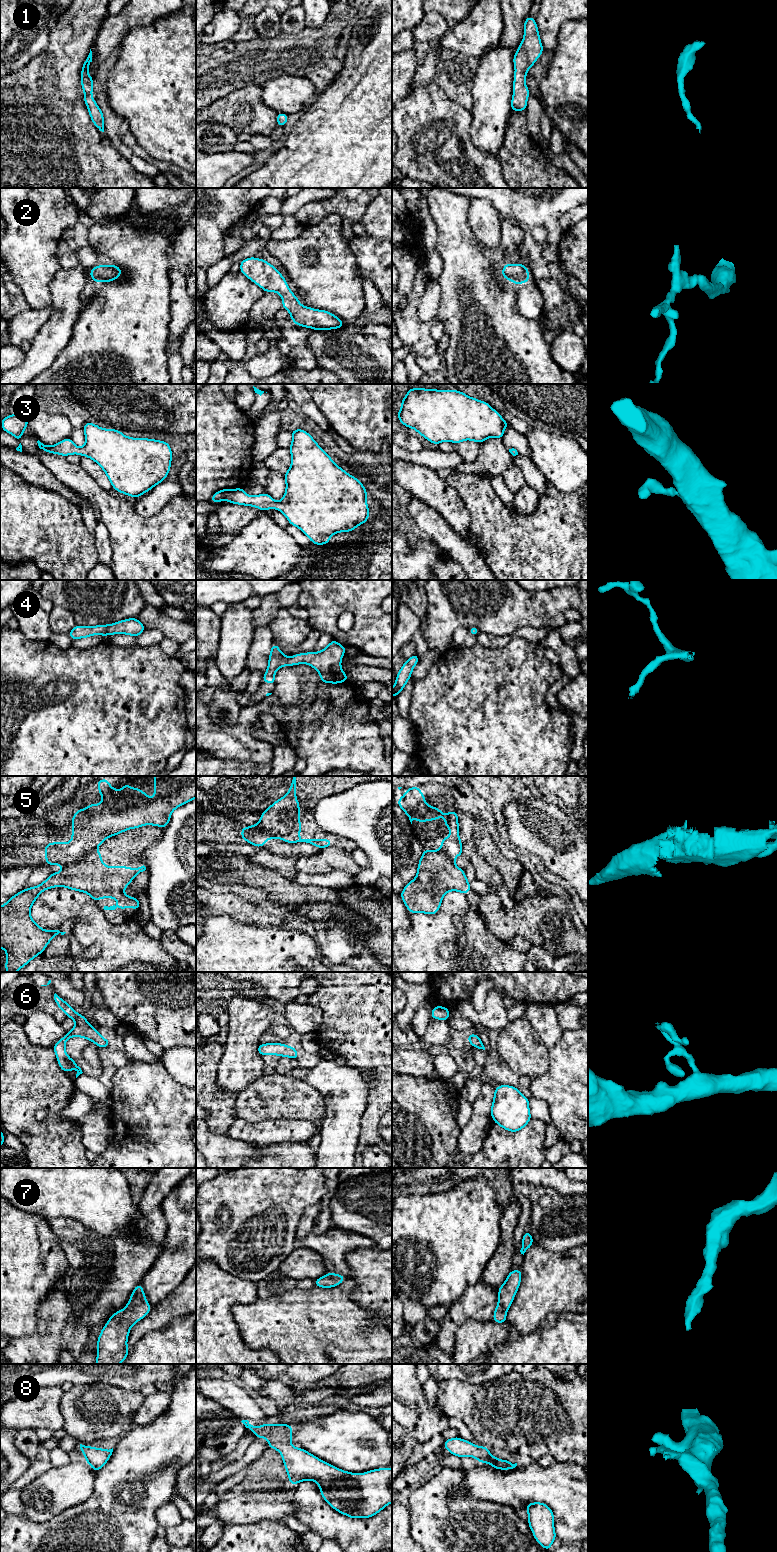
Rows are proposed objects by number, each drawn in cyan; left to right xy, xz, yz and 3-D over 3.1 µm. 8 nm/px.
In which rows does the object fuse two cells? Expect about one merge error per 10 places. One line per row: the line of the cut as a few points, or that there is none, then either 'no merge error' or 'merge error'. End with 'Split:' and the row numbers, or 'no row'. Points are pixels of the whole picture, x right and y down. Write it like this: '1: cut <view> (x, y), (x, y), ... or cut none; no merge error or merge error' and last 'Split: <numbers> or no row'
1: cut none; no merge error
2: cut none; no merge error
3: cut none; no merge error
4: cut none; no merge error
5: cut xy (88, 851), (81, 859), (63, 866); merge error
6: cut none; no merge error
7: cut none; no merge error
8: cut none; no merge error
Split: 5

